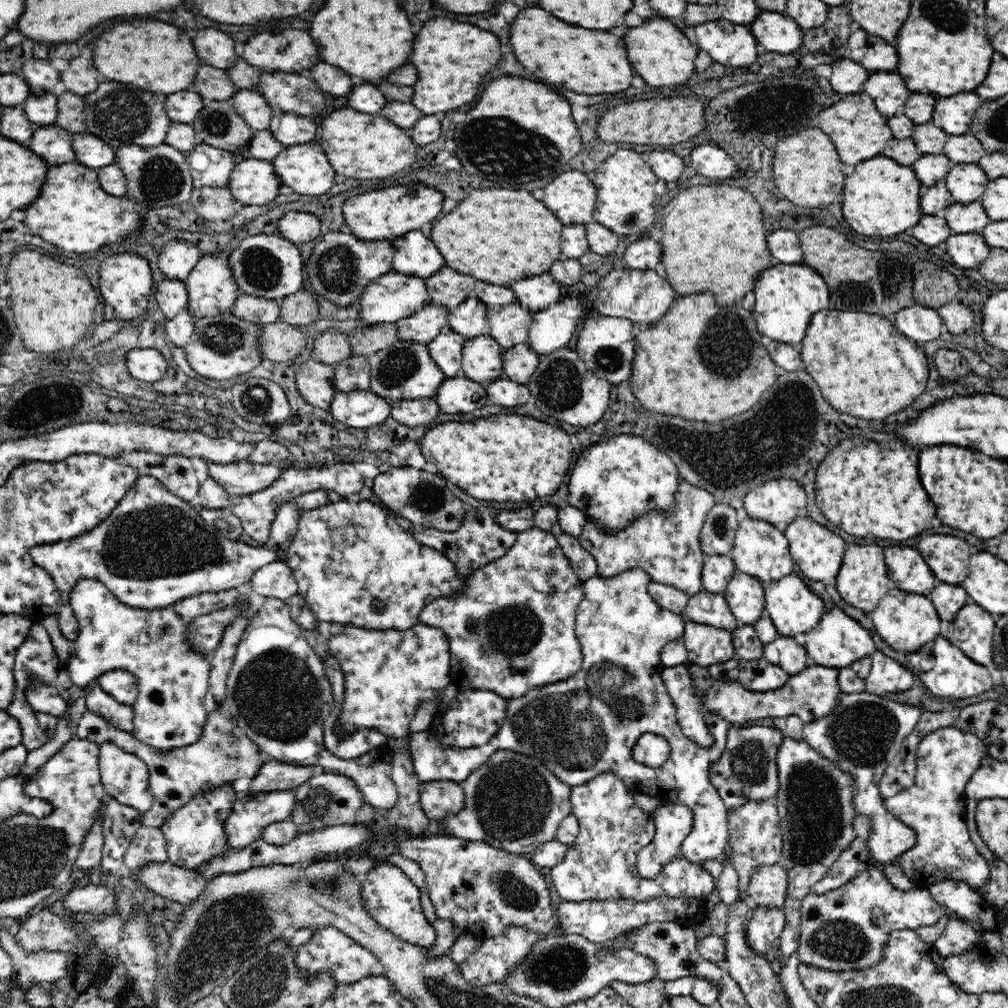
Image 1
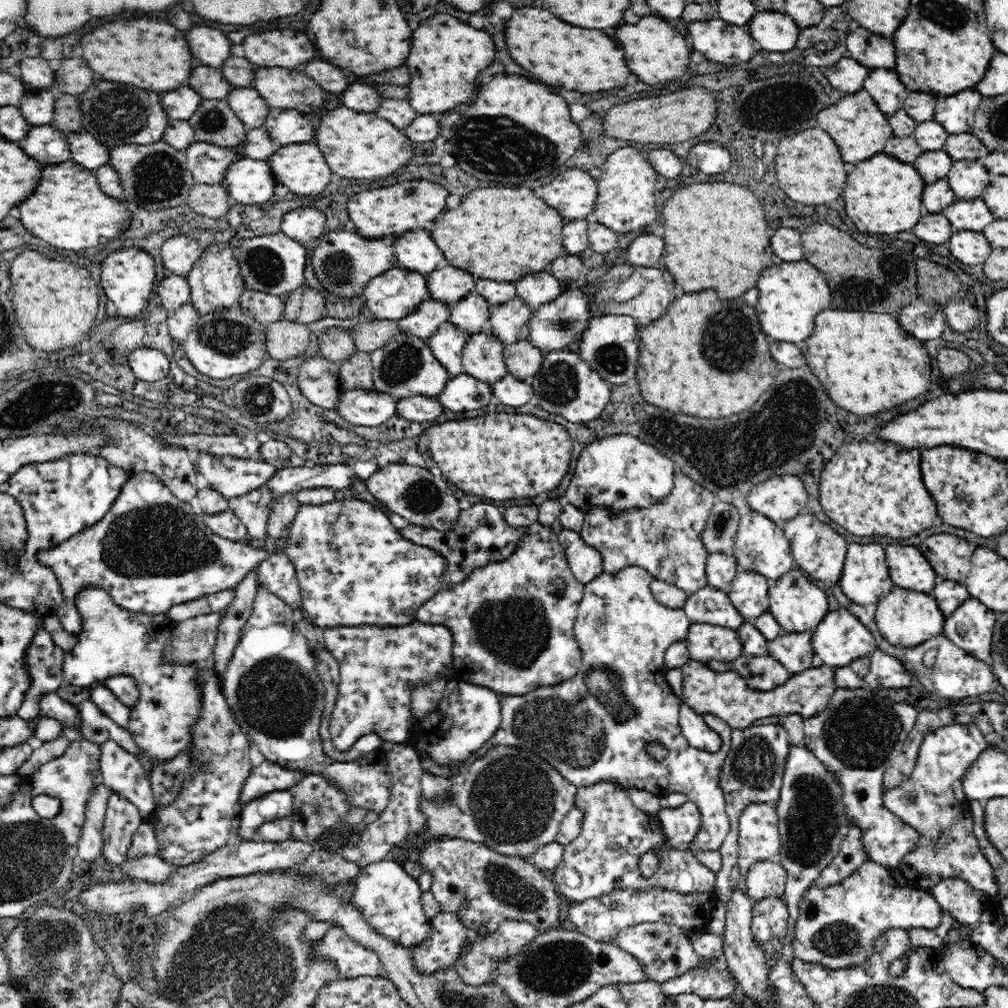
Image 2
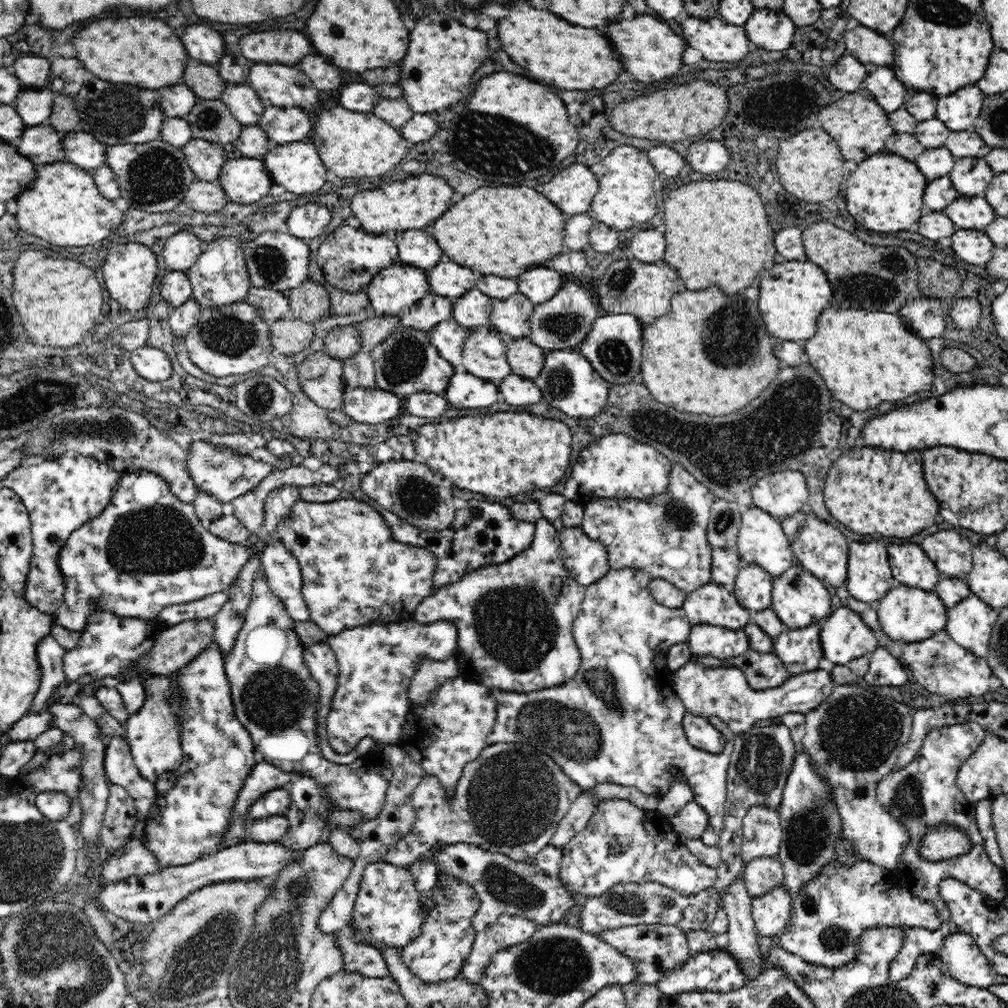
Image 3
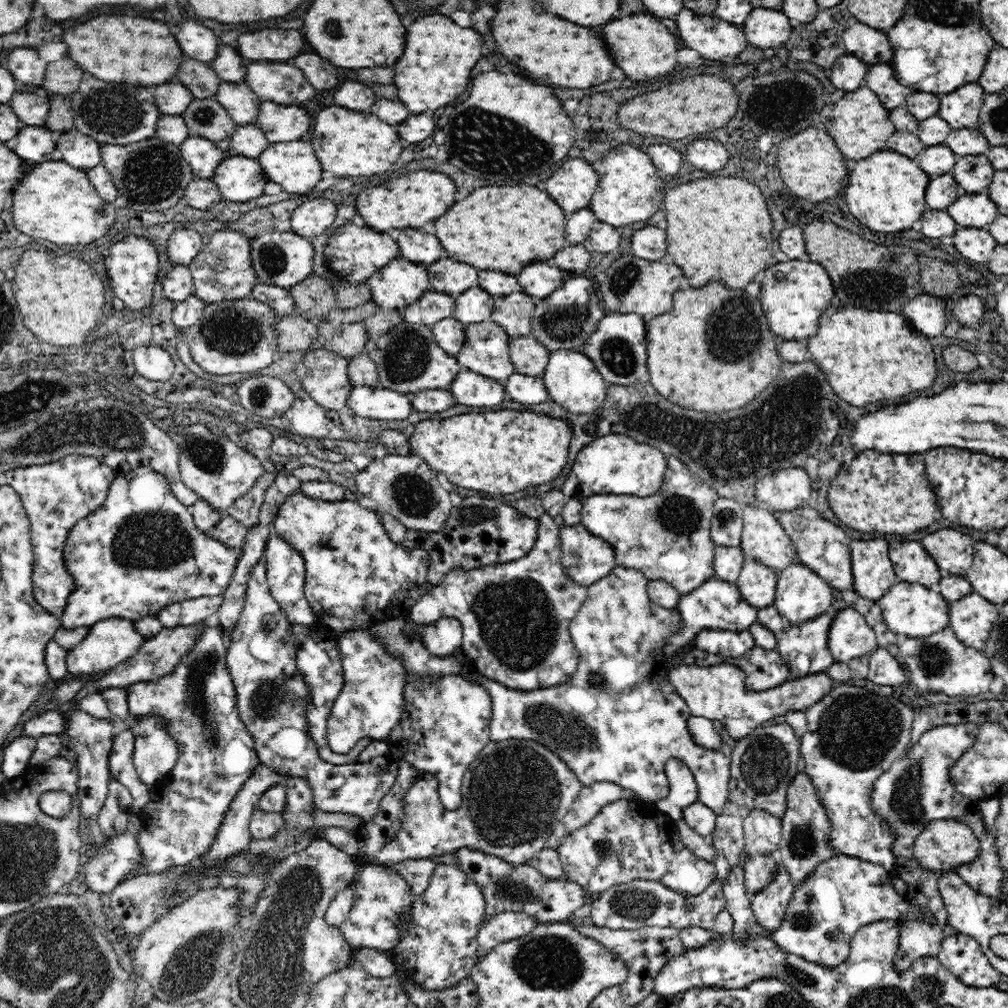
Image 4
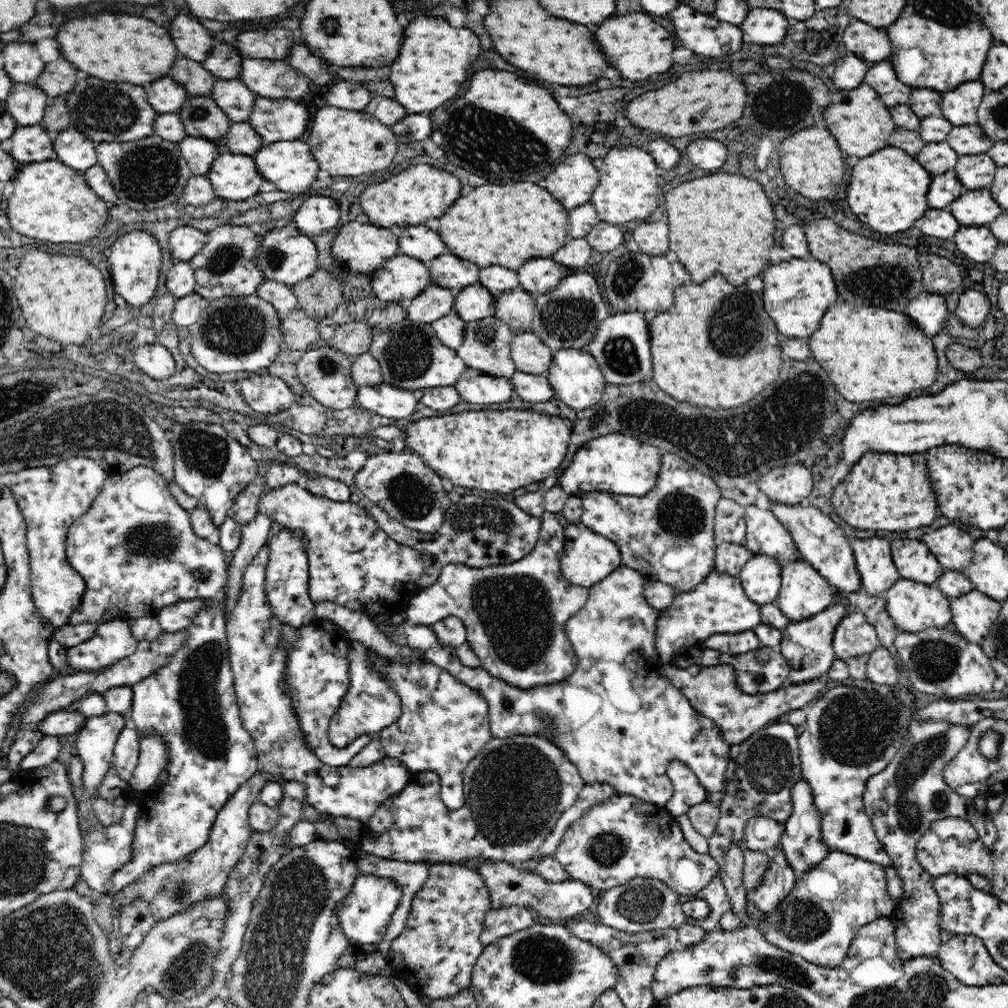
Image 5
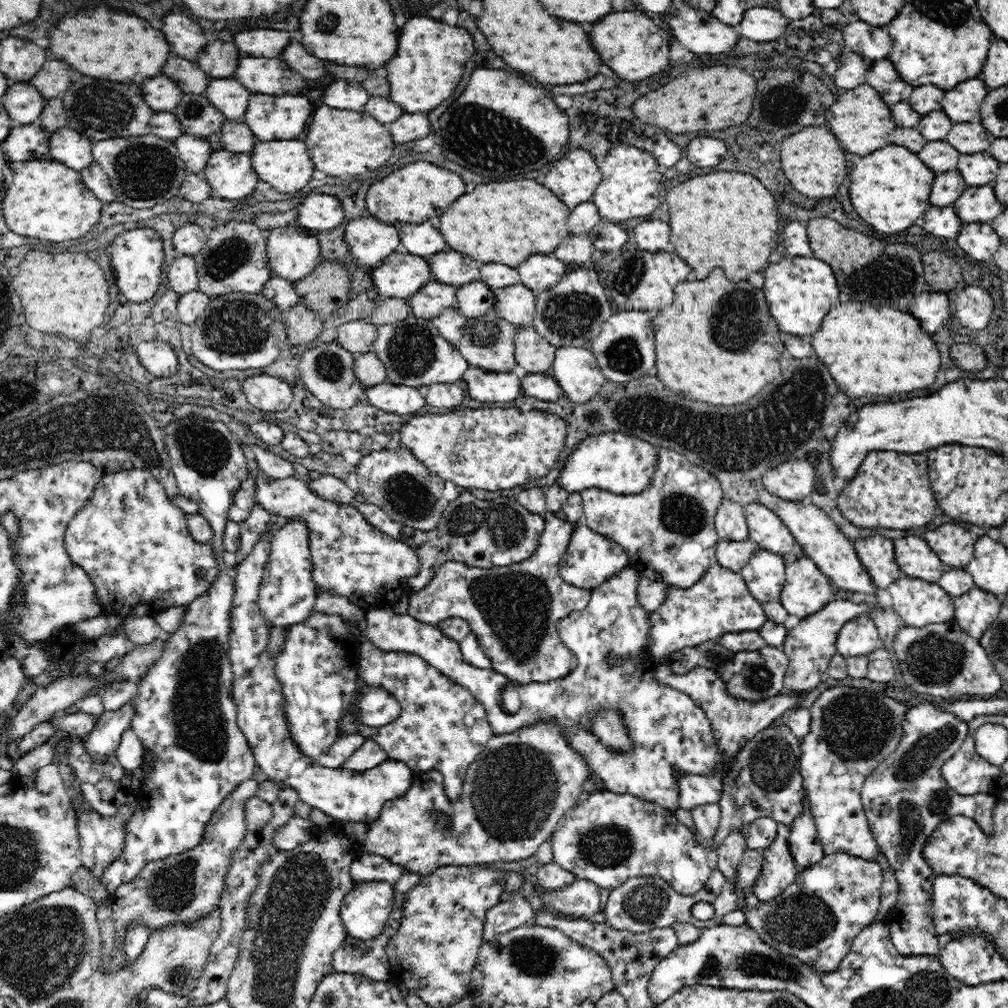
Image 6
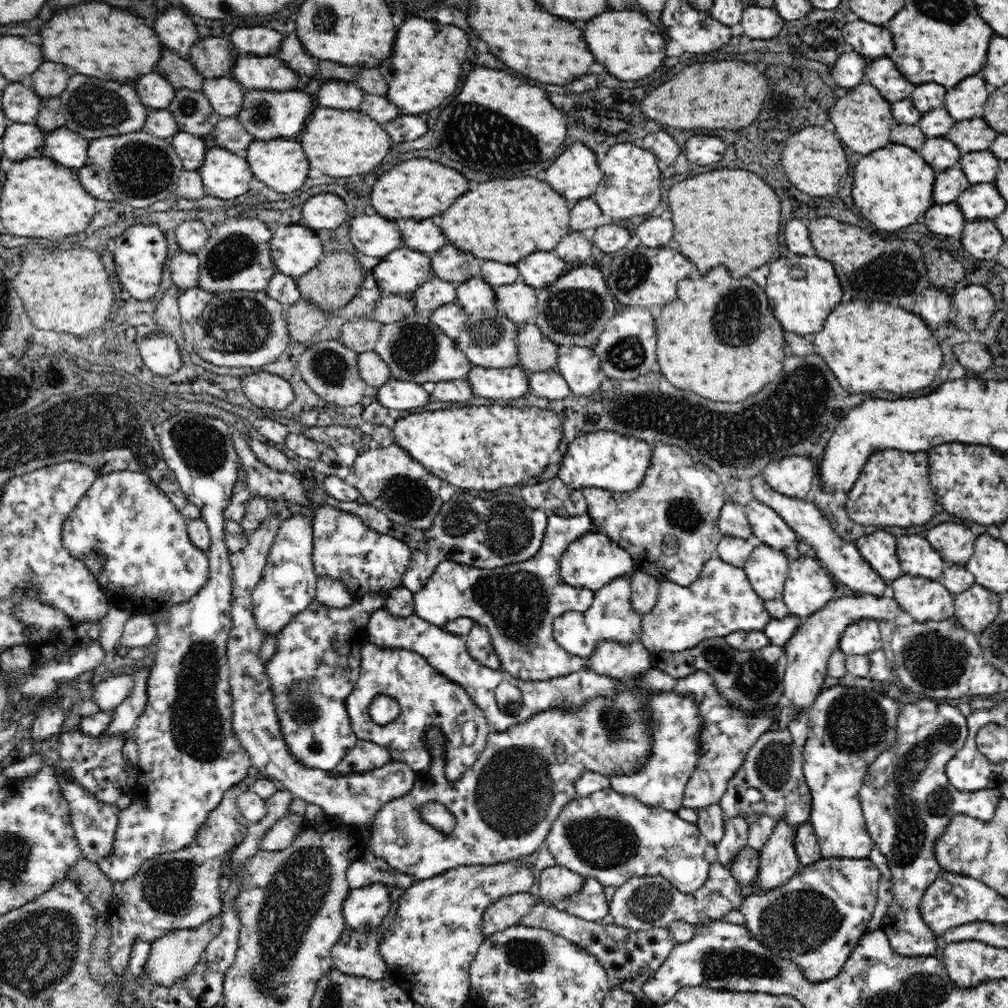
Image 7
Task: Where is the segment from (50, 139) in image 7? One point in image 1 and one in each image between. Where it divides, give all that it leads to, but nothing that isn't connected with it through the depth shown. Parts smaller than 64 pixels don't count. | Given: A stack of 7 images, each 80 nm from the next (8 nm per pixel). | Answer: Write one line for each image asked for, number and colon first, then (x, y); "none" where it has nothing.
1: (91, 150)
2: (86, 150)
3: (82, 149)
4: (83, 152)
5: (75, 148)
6: (67, 146)

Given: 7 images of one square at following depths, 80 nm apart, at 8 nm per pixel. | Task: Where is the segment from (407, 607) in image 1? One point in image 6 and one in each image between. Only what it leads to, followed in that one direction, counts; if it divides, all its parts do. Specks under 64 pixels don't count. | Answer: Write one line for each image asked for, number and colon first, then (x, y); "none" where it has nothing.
2: (354, 568)
3: (354, 572)
4: (356, 575)
5: (352, 562)
6: (351, 558)

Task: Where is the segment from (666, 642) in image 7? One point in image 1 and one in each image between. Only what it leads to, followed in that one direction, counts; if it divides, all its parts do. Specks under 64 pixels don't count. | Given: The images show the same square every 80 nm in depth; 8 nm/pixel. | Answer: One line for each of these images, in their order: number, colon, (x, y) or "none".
1: (706, 608)
2: (708, 606)
3: (711, 604)
4: (717, 604)
5: (718, 604)
6: (719, 603)

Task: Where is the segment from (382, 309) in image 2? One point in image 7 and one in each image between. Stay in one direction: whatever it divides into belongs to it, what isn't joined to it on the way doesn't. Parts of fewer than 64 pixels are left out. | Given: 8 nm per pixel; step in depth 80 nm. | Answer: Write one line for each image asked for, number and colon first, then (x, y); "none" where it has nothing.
3: (396, 289)
4: (398, 284)
5: (400, 278)
6: (400, 274)
7: (401, 272)

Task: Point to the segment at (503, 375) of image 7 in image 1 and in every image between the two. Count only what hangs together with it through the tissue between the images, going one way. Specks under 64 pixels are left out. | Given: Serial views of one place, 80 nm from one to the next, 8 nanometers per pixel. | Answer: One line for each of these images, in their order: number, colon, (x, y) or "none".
1: (460, 396)
2: (462, 393)
3: (465, 390)
4: (471, 389)
5: (474, 386)
6: (485, 386)

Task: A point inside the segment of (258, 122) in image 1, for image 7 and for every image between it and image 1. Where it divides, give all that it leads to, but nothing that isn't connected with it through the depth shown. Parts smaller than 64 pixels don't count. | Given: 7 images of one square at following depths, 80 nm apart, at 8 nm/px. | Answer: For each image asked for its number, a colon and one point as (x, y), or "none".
2: (252, 109)
3: (242, 100)
4: (242, 103)
5: (232, 96)
6: (228, 95)
7: (226, 94)

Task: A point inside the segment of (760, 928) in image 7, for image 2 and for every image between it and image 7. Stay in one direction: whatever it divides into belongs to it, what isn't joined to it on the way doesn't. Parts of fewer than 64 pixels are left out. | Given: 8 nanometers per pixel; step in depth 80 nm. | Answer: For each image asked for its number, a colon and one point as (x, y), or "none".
2: (837, 927)
3: (829, 915)
4: (843, 894)
5: (828, 905)
6: (816, 919)

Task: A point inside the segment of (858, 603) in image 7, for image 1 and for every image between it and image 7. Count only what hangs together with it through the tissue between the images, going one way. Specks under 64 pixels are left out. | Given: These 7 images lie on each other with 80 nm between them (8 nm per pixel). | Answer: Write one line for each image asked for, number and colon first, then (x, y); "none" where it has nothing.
1: (789, 653)
2: (794, 651)
3: (800, 650)
4: (810, 638)
5: (812, 637)
6: (809, 646)

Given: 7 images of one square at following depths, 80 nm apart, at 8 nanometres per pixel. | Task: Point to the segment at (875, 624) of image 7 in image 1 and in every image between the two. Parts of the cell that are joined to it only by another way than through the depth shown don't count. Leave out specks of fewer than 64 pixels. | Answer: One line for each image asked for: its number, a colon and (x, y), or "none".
1: (837, 641)
2: (840, 638)
3: (844, 635)
4: (849, 636)
5: (854, 636)
6: (858, 637)

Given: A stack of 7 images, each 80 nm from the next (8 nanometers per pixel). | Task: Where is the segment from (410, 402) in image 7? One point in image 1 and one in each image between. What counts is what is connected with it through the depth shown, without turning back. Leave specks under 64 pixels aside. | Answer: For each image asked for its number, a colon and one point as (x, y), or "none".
1: (361, 409)
2: (359, 407)
3: (367, 406)
4: (377, 403)
5: (384, 400)
6: (400, 400)

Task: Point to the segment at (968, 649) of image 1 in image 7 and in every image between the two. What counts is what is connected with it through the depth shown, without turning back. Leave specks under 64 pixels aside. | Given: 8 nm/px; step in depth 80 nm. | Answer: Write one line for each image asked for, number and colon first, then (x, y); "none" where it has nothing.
2: (970, 627)
3: (970, 623)
4: (971, 617)
5: (973, 614)
6: (975, 611)
7: (976, 608)

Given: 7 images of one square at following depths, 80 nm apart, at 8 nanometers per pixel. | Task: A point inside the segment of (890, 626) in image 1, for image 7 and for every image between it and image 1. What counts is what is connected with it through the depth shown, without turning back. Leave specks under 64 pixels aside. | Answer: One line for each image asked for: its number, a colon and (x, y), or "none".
2: (906, 618)
3: (906, 614)
4: (909, 609)
5: (912, 606)
6: (917, 602)
7: (923, 599)

